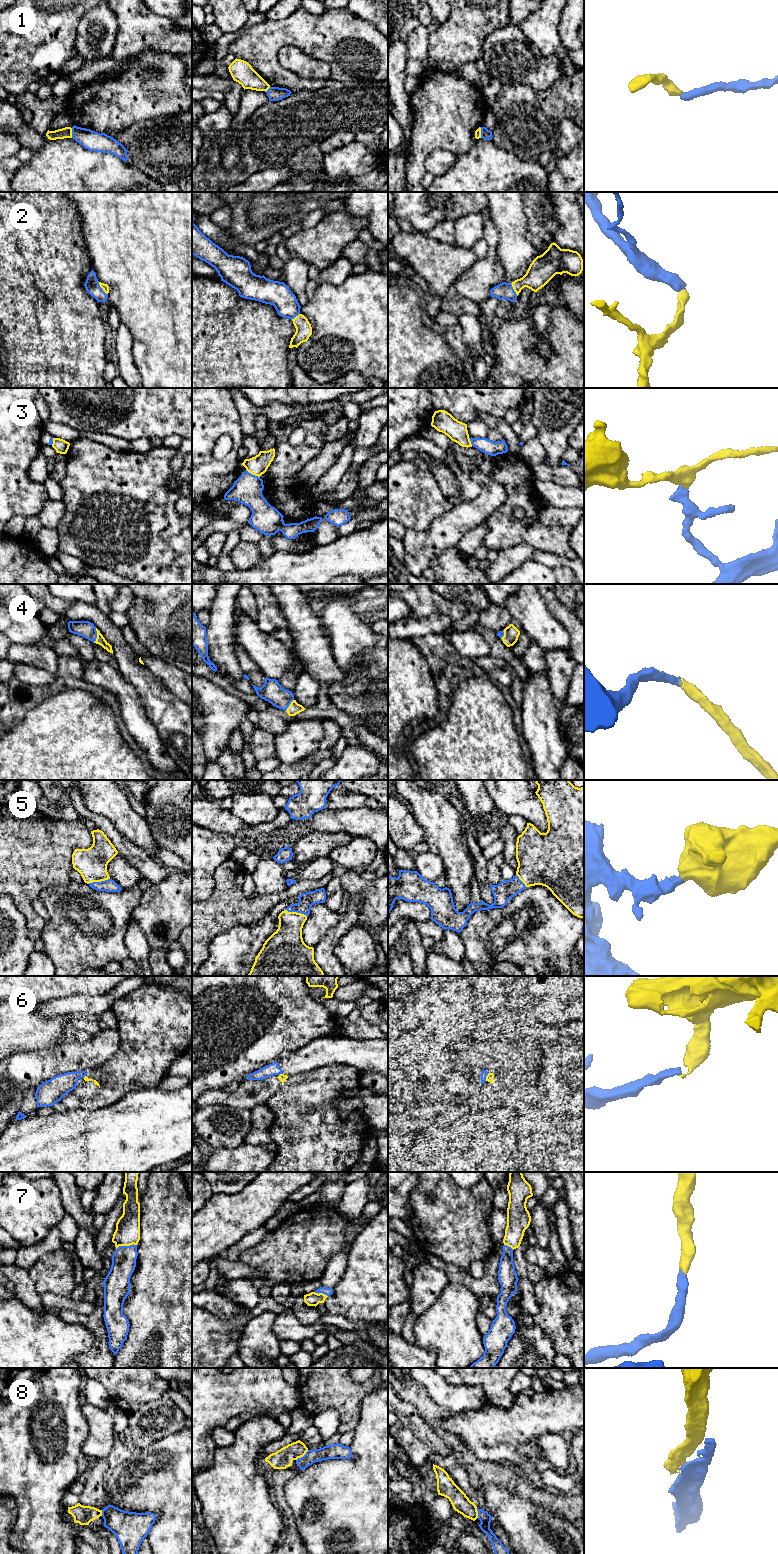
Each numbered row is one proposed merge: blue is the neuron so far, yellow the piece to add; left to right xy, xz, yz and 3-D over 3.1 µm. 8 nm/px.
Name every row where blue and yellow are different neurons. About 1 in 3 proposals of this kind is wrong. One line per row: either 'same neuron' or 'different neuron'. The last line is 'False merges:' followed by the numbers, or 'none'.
1: different neuron
2: same neuron
3: different neuron
4: same neuron
5: same neuron
6: different neuron
7: same neuron
8: different neuron
False merges: 1, 3, 6, 8

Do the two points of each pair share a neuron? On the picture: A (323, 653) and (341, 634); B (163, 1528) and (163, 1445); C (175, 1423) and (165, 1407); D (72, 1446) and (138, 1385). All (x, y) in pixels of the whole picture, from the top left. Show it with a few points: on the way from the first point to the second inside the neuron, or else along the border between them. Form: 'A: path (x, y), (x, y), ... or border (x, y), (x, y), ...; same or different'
A: border (326, 635), (330, 641), (334, 660), (339, 666); different
B: path (181, 1507), (181, 1465); same
C: path (171, 1419), (165, 1411); same
D: border (98, 1382), (103, 1386), (111, 1402); different

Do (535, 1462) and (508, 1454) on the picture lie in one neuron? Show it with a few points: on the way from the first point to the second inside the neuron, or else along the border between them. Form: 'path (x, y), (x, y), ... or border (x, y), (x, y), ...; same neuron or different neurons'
path (528, 1462), (521, 1462), (515, 1457); same neuron

